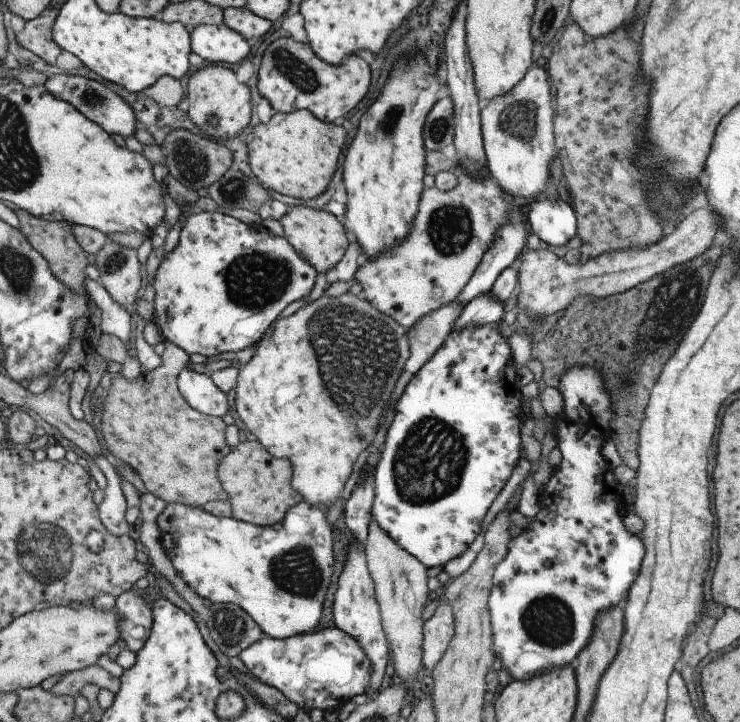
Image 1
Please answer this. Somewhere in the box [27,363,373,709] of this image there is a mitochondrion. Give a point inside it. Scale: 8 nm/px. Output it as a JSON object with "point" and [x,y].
{"point":[296,570]}

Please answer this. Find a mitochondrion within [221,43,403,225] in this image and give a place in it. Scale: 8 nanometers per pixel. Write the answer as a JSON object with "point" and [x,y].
{"point":[300,75]}

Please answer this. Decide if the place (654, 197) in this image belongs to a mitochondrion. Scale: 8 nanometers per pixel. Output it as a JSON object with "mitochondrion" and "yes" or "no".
{"mitochondrion":"yes"}

